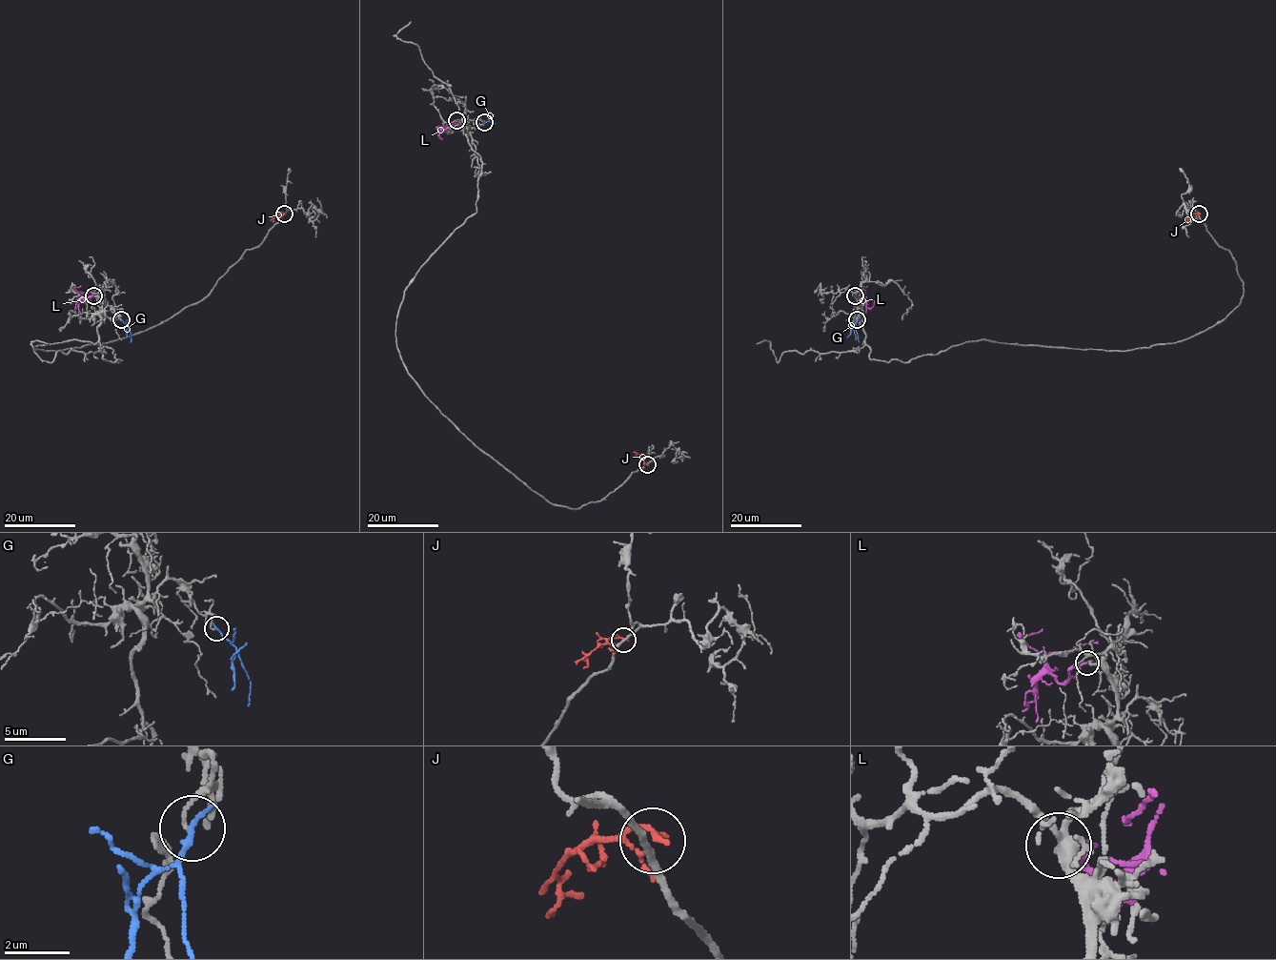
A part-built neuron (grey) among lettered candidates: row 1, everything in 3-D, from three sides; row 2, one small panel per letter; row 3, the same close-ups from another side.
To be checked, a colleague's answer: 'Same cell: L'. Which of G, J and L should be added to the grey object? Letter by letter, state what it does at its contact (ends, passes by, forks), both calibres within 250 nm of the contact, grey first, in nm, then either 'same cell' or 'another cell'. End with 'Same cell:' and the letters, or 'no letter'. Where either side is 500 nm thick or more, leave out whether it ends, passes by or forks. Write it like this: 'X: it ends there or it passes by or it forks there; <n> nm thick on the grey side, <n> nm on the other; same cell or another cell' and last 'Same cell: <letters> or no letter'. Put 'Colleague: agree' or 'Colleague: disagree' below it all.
G: it ends there; 140 nm thick on the grey side, 200 nm on the other; another cell
J: it ends there; 200 nm thick on the grey side, 200 nm on the other; another cell
L: it ends there; 240 nm thick on the grey side, 200 nm on the other; same cell
Same cell: L
Colleague: agree

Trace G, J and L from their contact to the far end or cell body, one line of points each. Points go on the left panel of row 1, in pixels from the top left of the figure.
G: (121, 320), (131, 334), (130, 342)
J: (284, 214), (281, 212), (270, 220)
L: (92, 296), (86, 301), (79, 293), (96, 289)

